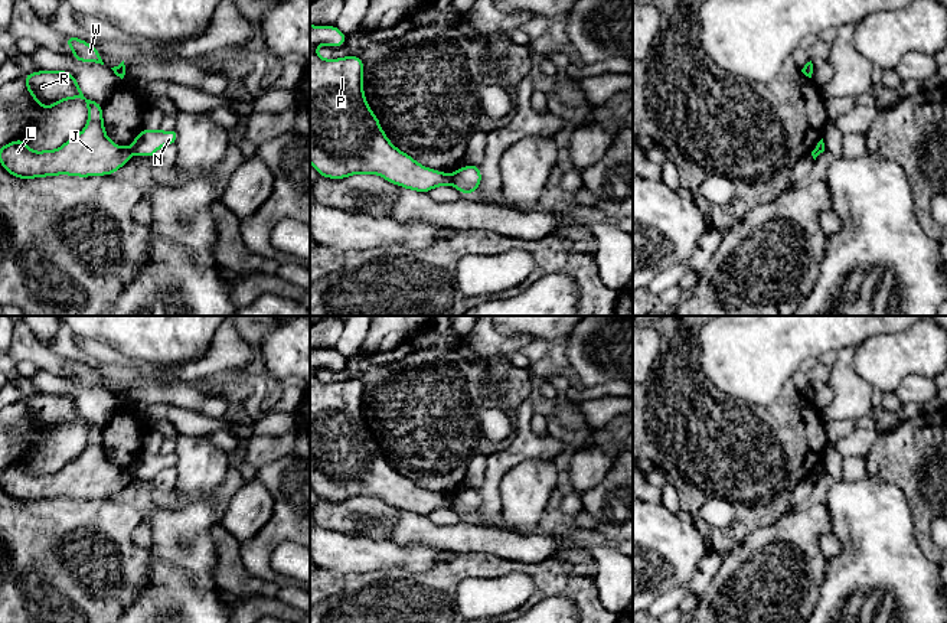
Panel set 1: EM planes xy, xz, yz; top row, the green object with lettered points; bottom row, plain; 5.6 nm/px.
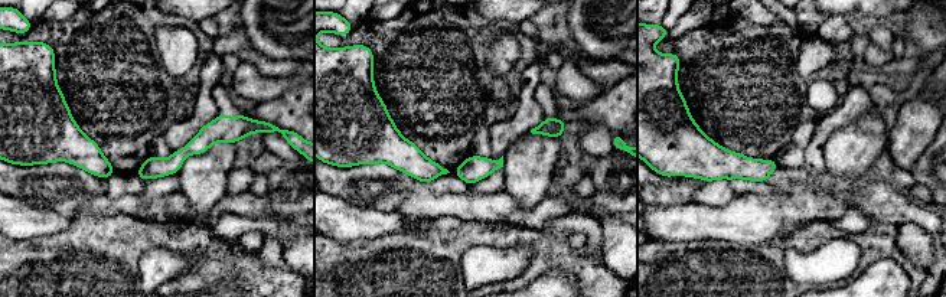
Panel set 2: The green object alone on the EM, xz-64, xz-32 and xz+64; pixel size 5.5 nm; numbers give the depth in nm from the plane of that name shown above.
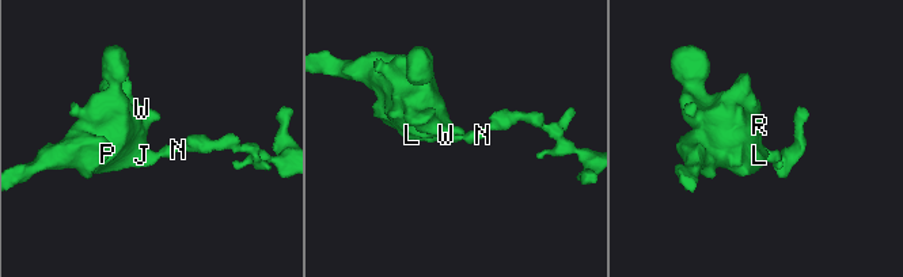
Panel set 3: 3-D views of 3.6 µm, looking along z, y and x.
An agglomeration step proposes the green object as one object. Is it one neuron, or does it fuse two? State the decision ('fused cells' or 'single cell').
fused cells

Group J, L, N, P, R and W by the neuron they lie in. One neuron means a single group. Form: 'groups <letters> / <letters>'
groups J L P R W / N

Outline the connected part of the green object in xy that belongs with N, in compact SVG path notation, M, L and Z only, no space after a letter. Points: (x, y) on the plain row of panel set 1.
M143 451L135 463L130 467L130 476L137 479L153 480L156 474L166 467L176 467L177 454L146 453Z

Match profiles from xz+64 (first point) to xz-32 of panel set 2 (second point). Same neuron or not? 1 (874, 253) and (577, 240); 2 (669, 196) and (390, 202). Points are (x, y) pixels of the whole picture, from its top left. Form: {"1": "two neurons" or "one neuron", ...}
{"1": "two neurons", "2": "one neuron"}

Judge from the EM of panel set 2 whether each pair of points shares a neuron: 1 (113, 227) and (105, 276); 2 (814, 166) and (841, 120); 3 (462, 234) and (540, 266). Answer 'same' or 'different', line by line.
1: same
2: same
3: same

